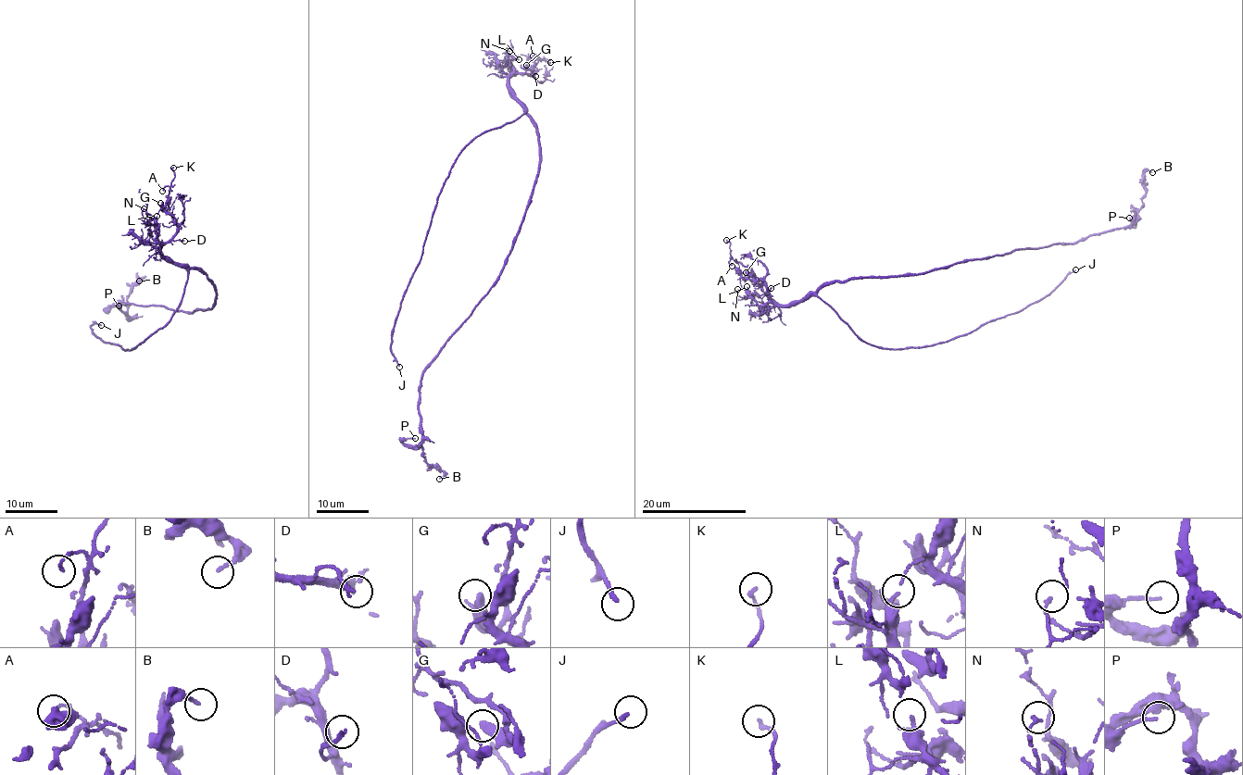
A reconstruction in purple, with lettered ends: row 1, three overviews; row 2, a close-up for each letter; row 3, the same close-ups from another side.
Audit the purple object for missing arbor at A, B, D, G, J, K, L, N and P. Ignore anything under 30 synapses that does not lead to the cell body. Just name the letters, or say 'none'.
J

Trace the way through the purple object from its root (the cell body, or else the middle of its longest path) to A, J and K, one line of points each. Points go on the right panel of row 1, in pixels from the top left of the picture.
A: (868, 277), (824, 283), (799, 300), (778, 306), (753, 271), (732, 259), (732, 266)
J: (868, 277), (824, 283), (816, 293), (862, 340), (899, 349), (928, 346), (967, 334), (1027, 306), (1075, 269)
K: (868, 277), (824, 283), (799, 300), (778, 306), (764, 282), (733, 258), (726, 240)

